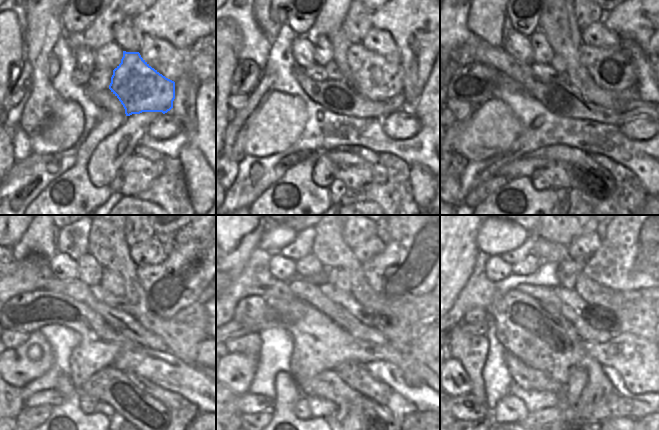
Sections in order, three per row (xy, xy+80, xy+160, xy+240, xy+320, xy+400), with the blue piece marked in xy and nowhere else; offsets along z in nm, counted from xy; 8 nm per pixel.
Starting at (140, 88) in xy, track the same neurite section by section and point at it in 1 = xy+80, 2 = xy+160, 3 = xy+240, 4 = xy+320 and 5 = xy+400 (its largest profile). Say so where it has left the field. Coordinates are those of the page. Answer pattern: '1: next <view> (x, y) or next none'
1: next xy+80 (372, 76)
2: next xy+160 (613, 69)
3: next xy+240 (177, 283)
4: next xy+320 (419, 249)
5: next xy+400 (643, 248)

